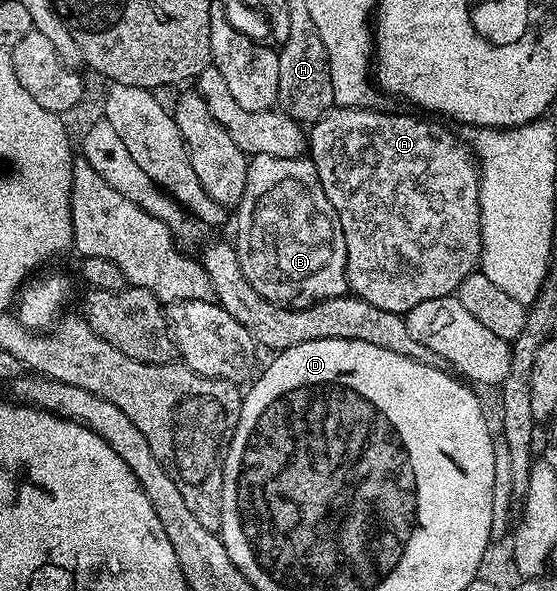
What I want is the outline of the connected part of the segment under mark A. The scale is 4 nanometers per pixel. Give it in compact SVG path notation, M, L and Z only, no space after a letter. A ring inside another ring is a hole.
M346 105L328 109L319 120L312 122L307 133L307 153L317 168L319 183L331 199L331 207L339 215L339 223L343 227L343 239L347 243L347 267L345 274L349 280L349 293L361 297L375 307L383 307L383 311L400 313L409 312L411 307L419 303L427 303L427 299L439 299L456 294L459 283L467 279L467 275L478 272L481 264L481 212L479 211L479 187L481 171L477 158L470 146L465 145L453 133L448 133L441 125L433 121L420 121L417 117L407 117L403 113L376 113L373 107L352 109Z

